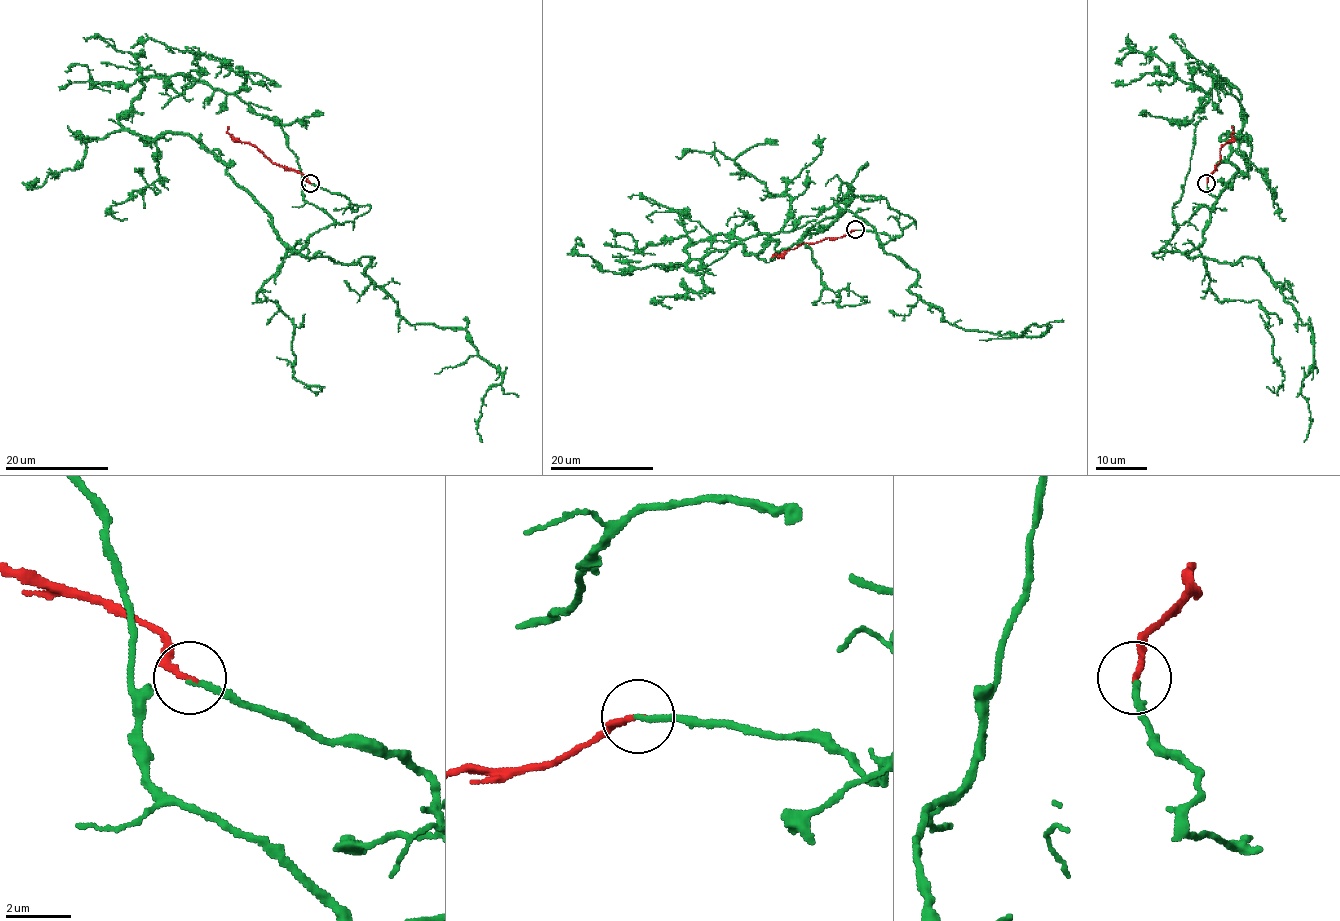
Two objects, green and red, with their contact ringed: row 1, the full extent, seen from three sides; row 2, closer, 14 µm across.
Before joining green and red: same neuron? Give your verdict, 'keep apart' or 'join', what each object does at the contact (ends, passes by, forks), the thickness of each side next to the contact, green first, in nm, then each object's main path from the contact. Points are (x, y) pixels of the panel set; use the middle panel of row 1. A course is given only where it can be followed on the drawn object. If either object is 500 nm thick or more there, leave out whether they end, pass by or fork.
join; green ends there; red ends there; 180 nm thick on the green side, 180 nm on the other; green runs (855, 230), (915, 221), (843, 183), (771, 259), (664, 267), (789, 213), (718, 151), (675, 156); red runs (855, 230), (841, 238), (801, 244), (772, 256)

